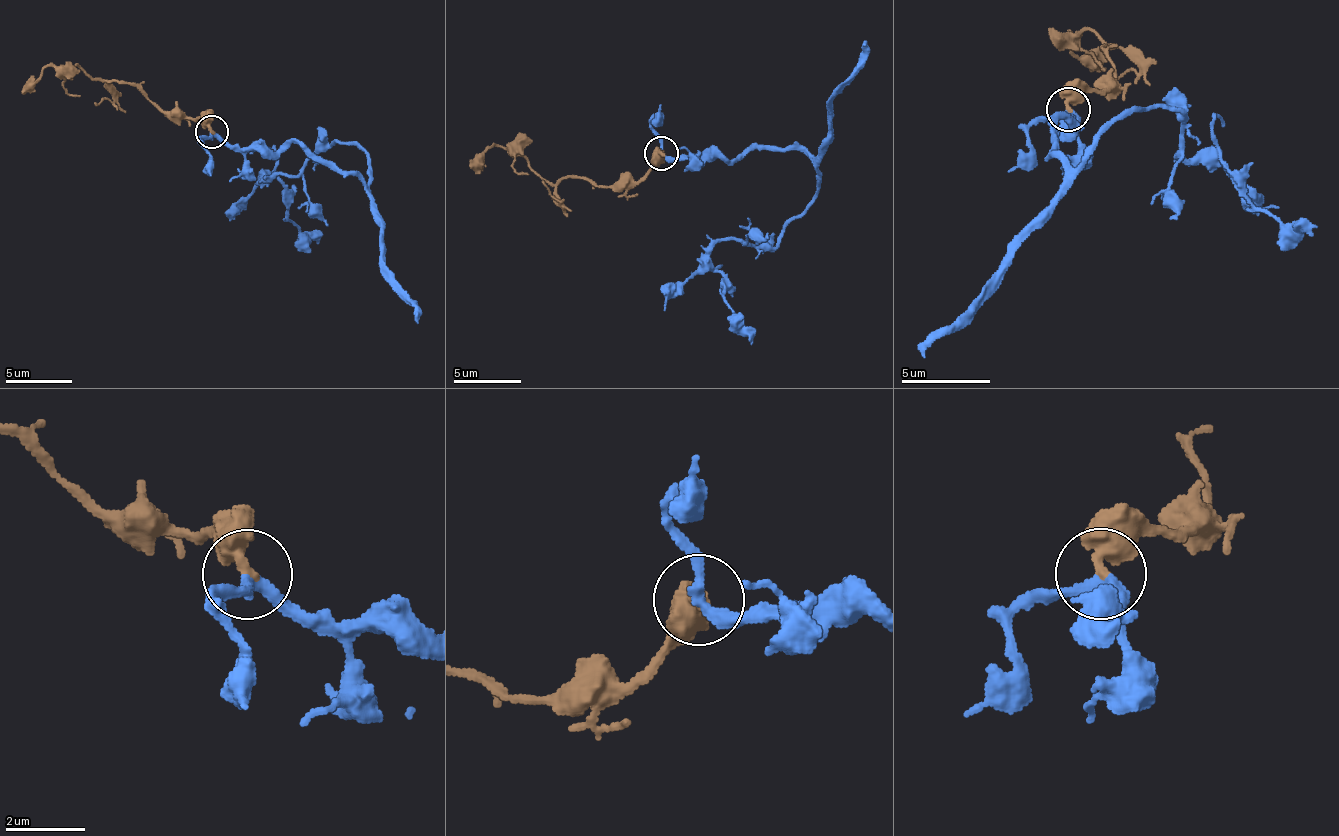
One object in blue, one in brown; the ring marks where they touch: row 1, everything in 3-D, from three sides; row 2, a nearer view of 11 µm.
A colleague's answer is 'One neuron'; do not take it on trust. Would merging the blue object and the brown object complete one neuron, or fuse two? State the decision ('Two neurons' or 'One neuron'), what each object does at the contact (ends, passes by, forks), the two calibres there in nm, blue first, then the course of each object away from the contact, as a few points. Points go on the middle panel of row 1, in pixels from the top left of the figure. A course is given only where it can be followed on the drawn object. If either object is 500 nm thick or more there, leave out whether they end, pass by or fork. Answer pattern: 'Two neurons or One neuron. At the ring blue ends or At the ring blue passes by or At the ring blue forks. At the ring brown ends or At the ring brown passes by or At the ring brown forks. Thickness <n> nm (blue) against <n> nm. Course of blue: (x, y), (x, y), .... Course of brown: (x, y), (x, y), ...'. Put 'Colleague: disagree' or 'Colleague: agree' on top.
Colleague: agree
One neuron. At the ring blue passes by. At the ring brown ends. Thickness 280 nm (blue) against 400 nm. Course of blue: (660, 154), (793, 147), (816, 167), (818, 192), (782, 238), (722, 239), (708, 256), (752, 344). Course of brown: (660, 154), (635, 182), (595, 187), (583, 177), (546, 181), (527, 162), (496, 145), (485, 154), (475, 175)

